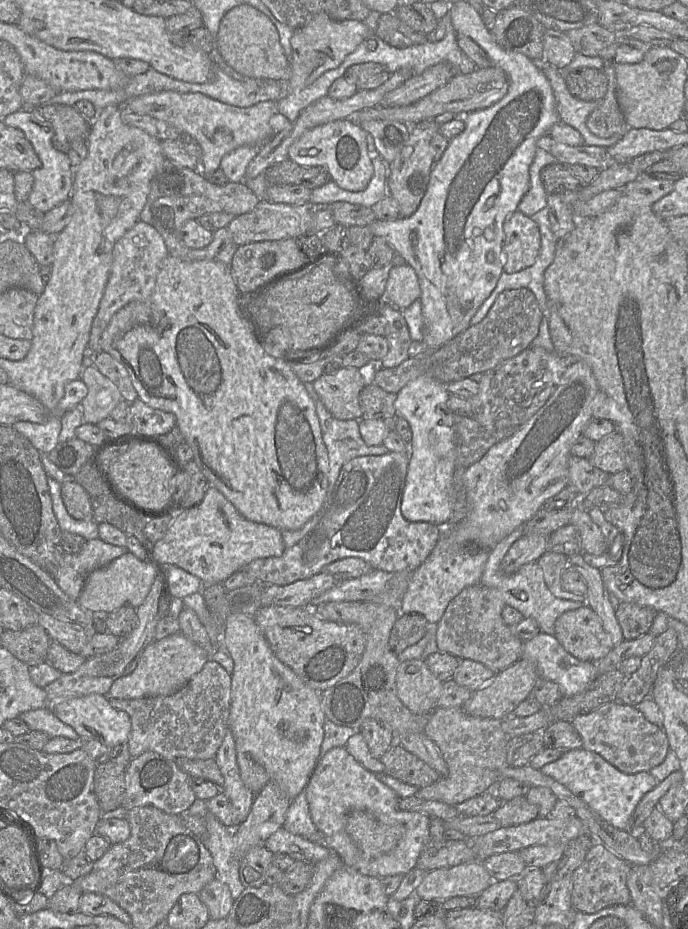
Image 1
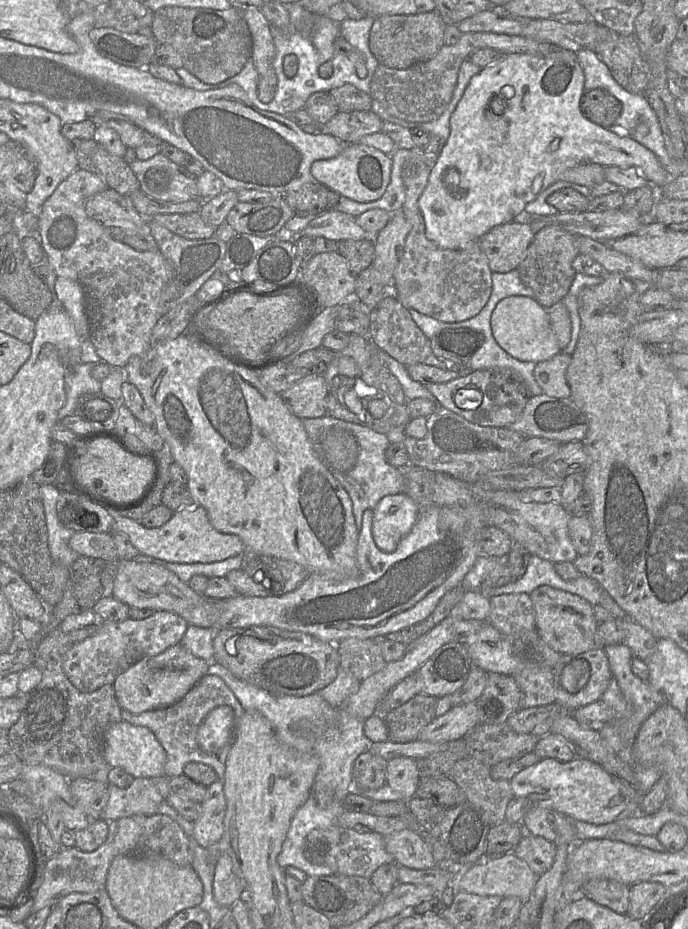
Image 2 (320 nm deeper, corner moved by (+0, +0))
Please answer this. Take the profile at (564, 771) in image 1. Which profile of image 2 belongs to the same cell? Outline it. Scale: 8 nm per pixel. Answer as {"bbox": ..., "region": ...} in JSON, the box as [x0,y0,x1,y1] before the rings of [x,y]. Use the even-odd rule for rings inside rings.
{"bbox":[510,757,627,825],"region":[[[576,757],[569,762],[561,762],[552,758],[542,759],[536,765],[522,769],[510,781],[510,784],[514,797],[528,798],[532,801],[533,806],[555,810],[570,820],[604,825],[618,820],[627,808],[626,799],[621,794],[613,776],[599,764],[585,758]]]}

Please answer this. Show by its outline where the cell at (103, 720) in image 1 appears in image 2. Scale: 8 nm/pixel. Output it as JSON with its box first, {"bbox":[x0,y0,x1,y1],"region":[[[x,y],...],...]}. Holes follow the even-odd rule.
{"bbox":[104,720,166,778],"region":[[[125,720],[112,724],[105,733],[104,757],[109,767],[120,767],[134,778],[165,775],[166,751],[147,727],[135,726]]]}

